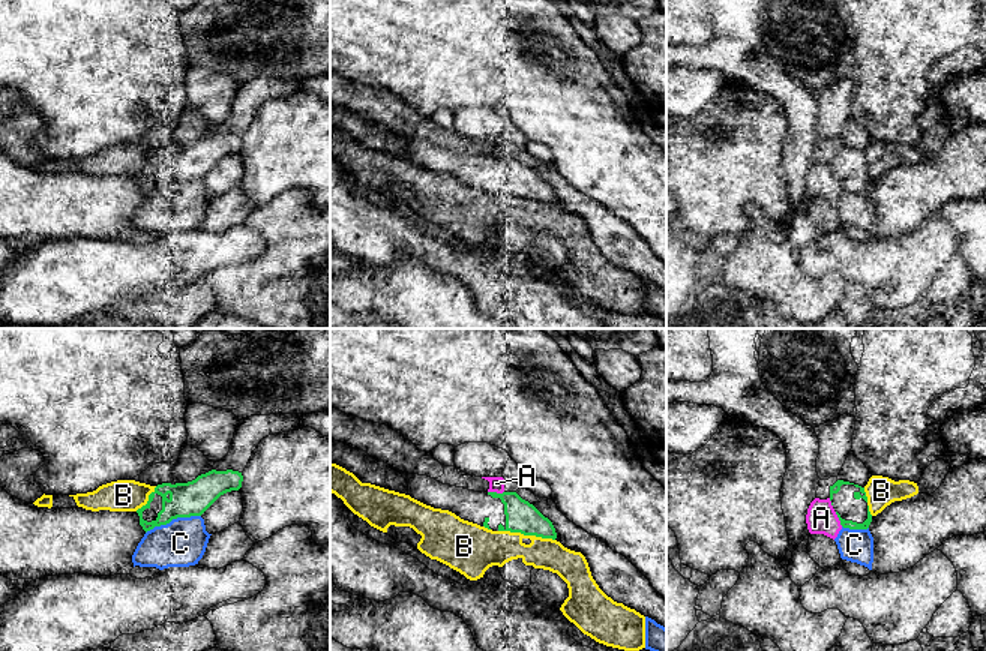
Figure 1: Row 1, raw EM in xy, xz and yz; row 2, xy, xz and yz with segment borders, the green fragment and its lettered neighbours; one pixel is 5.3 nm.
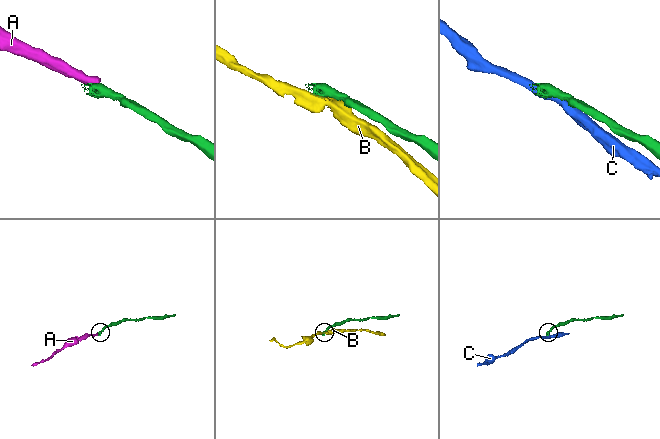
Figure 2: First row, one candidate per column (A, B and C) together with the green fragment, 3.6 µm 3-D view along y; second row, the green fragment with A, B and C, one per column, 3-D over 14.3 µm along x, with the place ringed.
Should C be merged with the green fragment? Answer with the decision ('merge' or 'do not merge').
do not merge

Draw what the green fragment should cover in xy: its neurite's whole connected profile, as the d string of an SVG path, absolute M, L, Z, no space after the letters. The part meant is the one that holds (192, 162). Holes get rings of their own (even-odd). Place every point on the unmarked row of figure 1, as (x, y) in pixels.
M212 134L188 147L162 147L149 159L147 168L134 177L147 196L177 182L201 180L221 159L239 154L242 146L239 135Z

